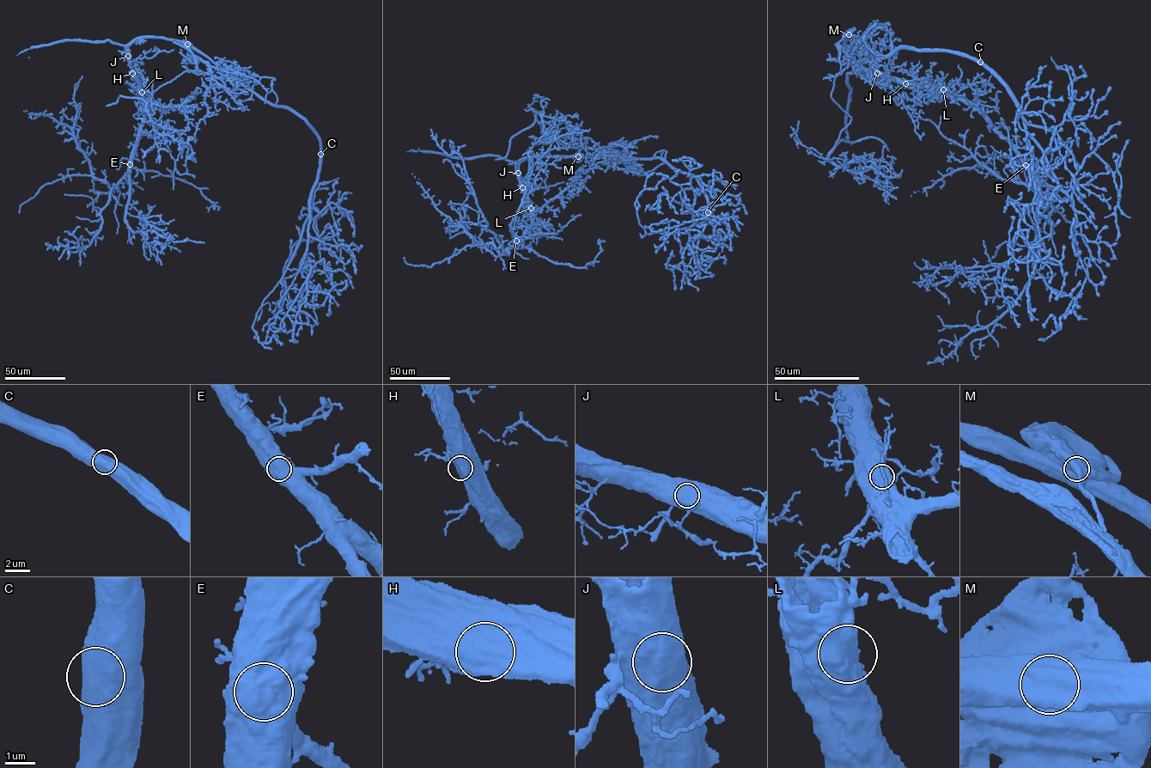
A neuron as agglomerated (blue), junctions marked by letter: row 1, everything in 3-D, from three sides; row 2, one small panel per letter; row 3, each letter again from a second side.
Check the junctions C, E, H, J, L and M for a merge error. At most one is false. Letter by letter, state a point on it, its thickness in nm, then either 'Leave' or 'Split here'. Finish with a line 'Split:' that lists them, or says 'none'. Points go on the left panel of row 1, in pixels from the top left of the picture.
C: Place: (320, 154). Thickness 1000 nm. Leave
E: Place: (130, 164). Thickness 1200 nm. Leave
H: Place: (132, 73). Thickness 1100 nm. Leave
J: Place: (128, 56). Thickness 1050 nm. Leave
L: Place: (142, 92). Thickness 900 nm. Leave
M: Place: (187, 44). Thickness 1400 nm. Split here
Split: M

